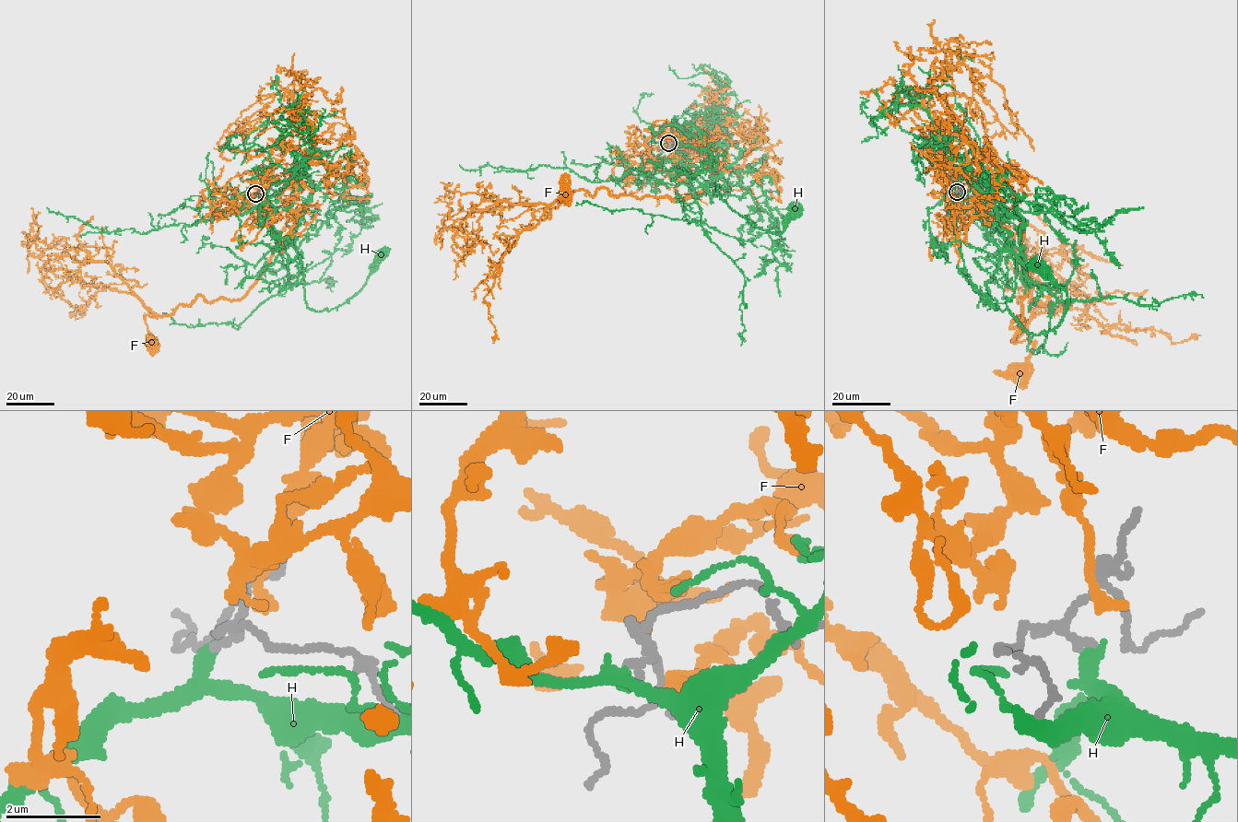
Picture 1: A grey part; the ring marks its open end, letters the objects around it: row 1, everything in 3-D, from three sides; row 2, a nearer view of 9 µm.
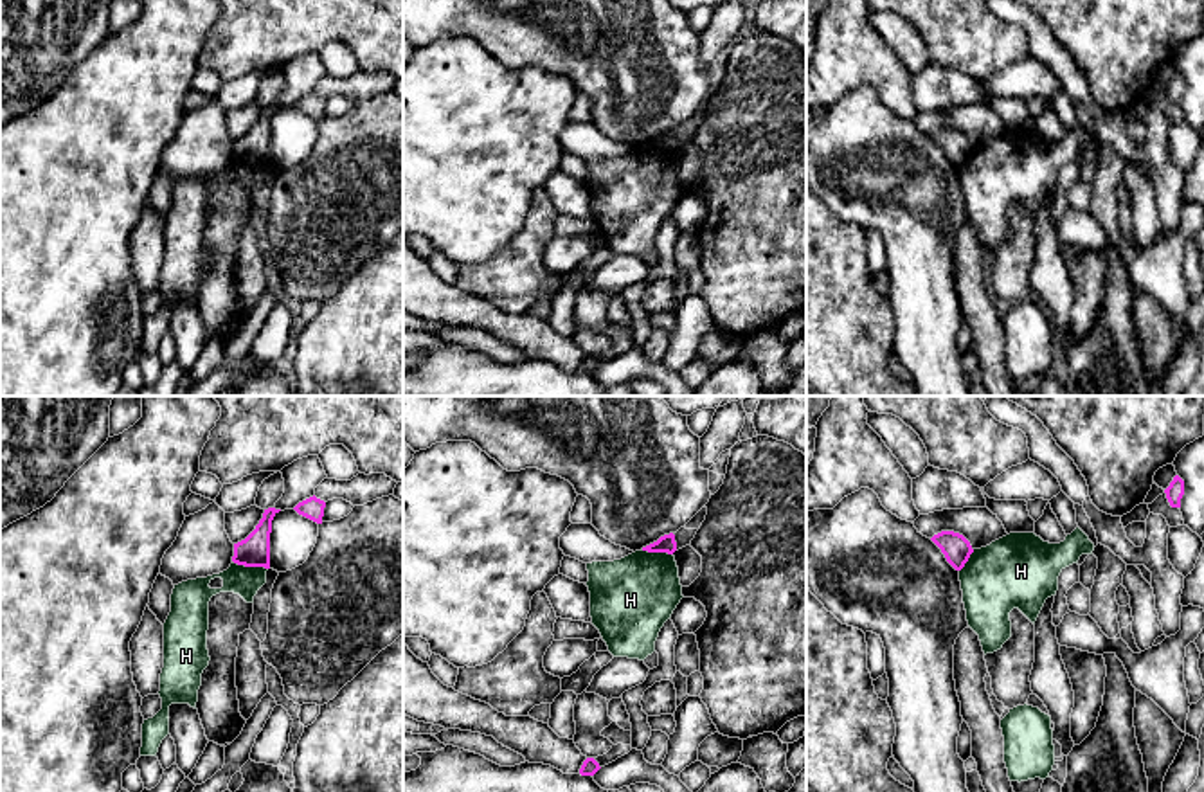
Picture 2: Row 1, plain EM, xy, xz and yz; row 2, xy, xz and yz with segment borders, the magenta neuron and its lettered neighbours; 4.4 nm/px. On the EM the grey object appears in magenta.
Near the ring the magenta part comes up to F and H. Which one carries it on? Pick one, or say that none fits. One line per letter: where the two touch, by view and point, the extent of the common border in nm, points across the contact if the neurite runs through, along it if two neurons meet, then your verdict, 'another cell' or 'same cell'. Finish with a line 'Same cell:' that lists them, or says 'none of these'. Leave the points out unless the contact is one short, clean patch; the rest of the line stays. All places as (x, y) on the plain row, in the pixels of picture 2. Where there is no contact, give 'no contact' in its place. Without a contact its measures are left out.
F: no contact; another cell
H: meets magenta in xy at (251, 162); contact 170 nm long; border along xy (233, 157), (267, 166); another cell
Same cell: none of these

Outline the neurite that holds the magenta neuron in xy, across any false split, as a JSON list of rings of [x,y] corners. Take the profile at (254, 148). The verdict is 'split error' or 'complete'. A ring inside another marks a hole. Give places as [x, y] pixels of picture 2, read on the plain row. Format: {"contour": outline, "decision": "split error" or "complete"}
{"contour": [[[268,104],[256,126],[241,139],[234,140],[232,158],[245,164],[270,166],[270,130],[272,117],[281,106]]], "decision": "complete"}

